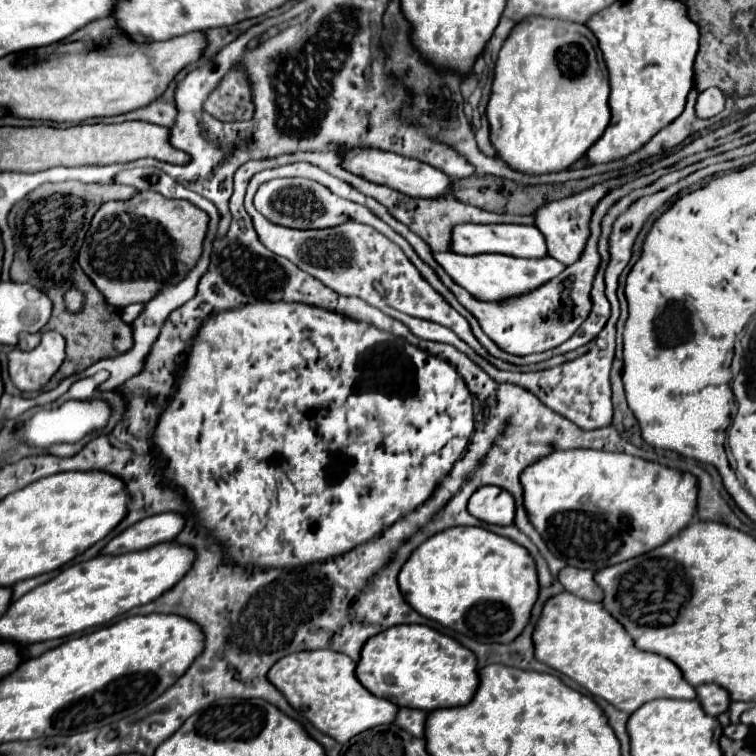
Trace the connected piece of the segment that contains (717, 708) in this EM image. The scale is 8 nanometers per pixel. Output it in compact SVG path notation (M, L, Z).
M709 683L709 685L697 687L697 701L701 703L701 707L705 709L707 715L717 717L717 715L721 715L729 709L731 695L723 687L719 687L715 683Z

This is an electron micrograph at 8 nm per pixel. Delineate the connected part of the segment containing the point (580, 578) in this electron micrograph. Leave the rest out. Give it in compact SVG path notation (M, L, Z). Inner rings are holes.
M565 567L565 569L561 569L557 579L565 587L567 593L573 593L587 601L603 601L603 591L601 591L601 587L597 587L597 583L593 579L593 571Z

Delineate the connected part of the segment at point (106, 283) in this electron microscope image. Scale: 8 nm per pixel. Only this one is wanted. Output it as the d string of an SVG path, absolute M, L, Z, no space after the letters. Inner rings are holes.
M139 191L129 201L109 201L93 217L77 261L113 307L153 299L161 287L185 279L203 253L209 215L189 201Z

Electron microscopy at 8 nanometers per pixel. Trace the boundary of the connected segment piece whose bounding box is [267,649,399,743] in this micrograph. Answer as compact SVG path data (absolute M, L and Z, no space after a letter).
M331 649L291 653L277 661L267 677L305 719L309 719L319 731L339 743L347 743L353 735L359 735L369 727L393 723L399 711L387 699L371 695L357 681L353 659L349 659L345 653L335 653Z

